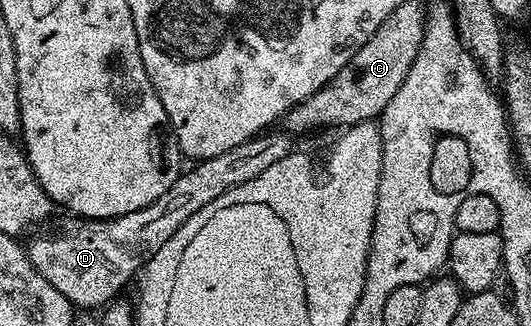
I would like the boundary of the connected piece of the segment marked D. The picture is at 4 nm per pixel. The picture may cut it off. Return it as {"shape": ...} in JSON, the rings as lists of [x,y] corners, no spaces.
{"shape":[[[279,129],[254,135],[249,141],[229,149],[229,153],[198,160],[192,171],[184,170],[179,174],[171,188],[145,209],[118,215],[115,219],[71,221],[75,223],[69,224],[60,235],[37,236],[32,243],[26,244],[33,269],[37,269],[37,273],[76,308],[106,308],[120,294],[118,291],[138,276],[157,249],[193,217],[193,213],[209,205],[209,201],[217,201],[221,193],[229,193],[229,189],[253,181],[253,177],[265,173],[269,165],[281,161],[293,150],[292,136],[275,130]]]}

